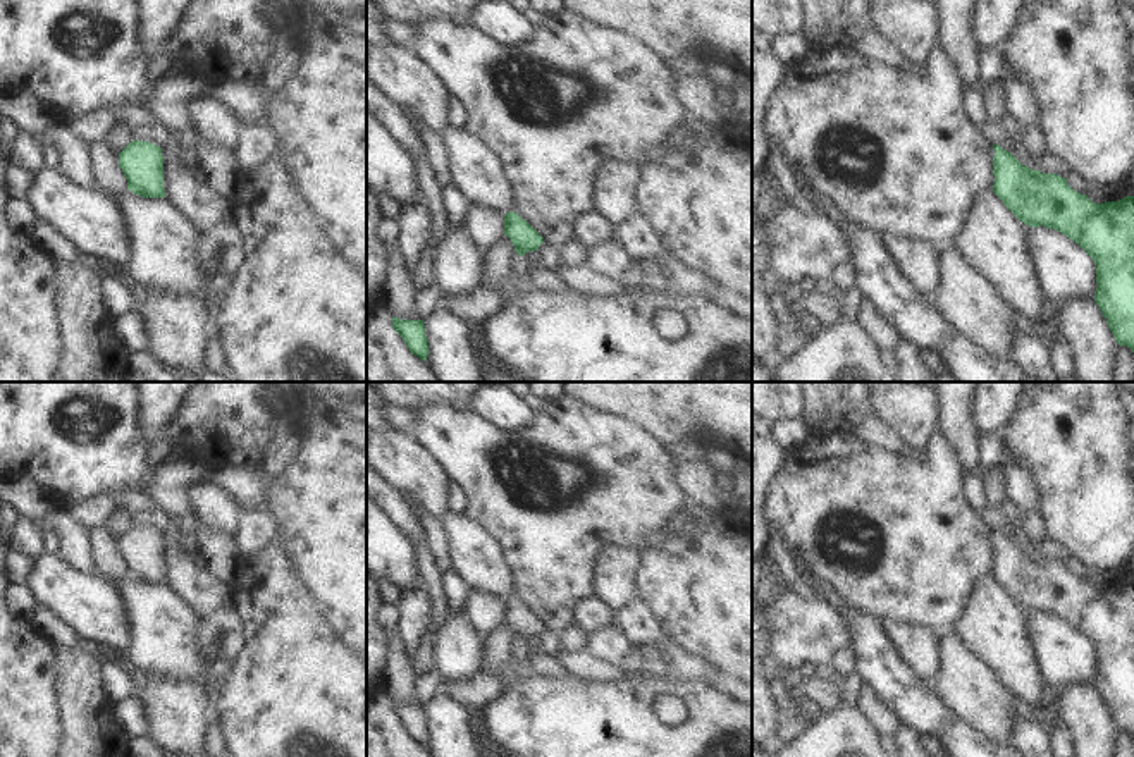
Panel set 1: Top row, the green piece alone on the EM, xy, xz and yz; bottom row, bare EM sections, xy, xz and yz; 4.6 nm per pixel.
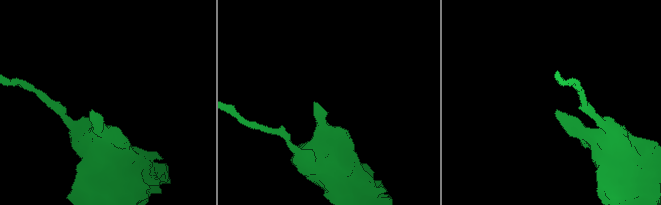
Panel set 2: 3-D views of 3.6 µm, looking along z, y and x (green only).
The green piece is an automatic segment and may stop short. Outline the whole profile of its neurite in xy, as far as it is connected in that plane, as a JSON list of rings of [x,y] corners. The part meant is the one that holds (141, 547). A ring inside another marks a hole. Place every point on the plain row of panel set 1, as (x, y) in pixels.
[[[131,526],[119,539],[119,552],[127,575],[143,583],[165,583],[162,533],[148,526]]]

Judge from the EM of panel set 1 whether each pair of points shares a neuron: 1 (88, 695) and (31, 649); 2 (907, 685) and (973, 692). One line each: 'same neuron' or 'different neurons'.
1: different neurons
2: different neurons

